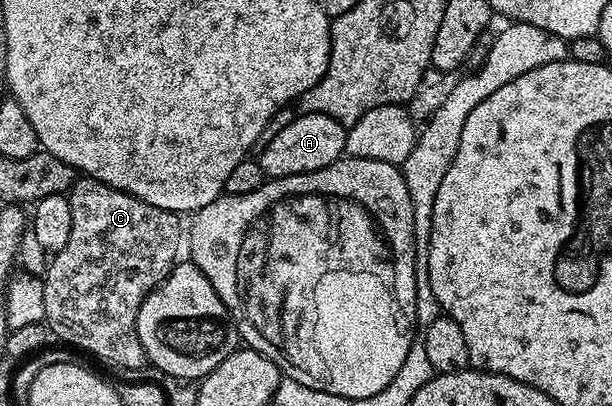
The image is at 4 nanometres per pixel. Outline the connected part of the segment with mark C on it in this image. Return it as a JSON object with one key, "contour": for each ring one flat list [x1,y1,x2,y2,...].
{"contour":[[79,176,74,182,74,187,69,190,68,197,72,208,72,233,68,236,68,244,64,244,64,248,57,251,49,259,46,273,42,278,42,283,44,284,44,312,46,313,44,321,49,333,53,337,55,334,60,341,67,342,70,346,79,346,80,349,87,350,90,354,95,354,100,361,111,362,112,365,119,366,122,370,138,370,141,366,145,367,147,365,144,344,140,344,140,336,138,335,138,313,147,296,168,277,170,269,179,261,178,241,181,238,183,241,184,238,184,222,182,226,181,220,178,219,181,217,173,210,156,208,128,192,120,192,95,178]]}

